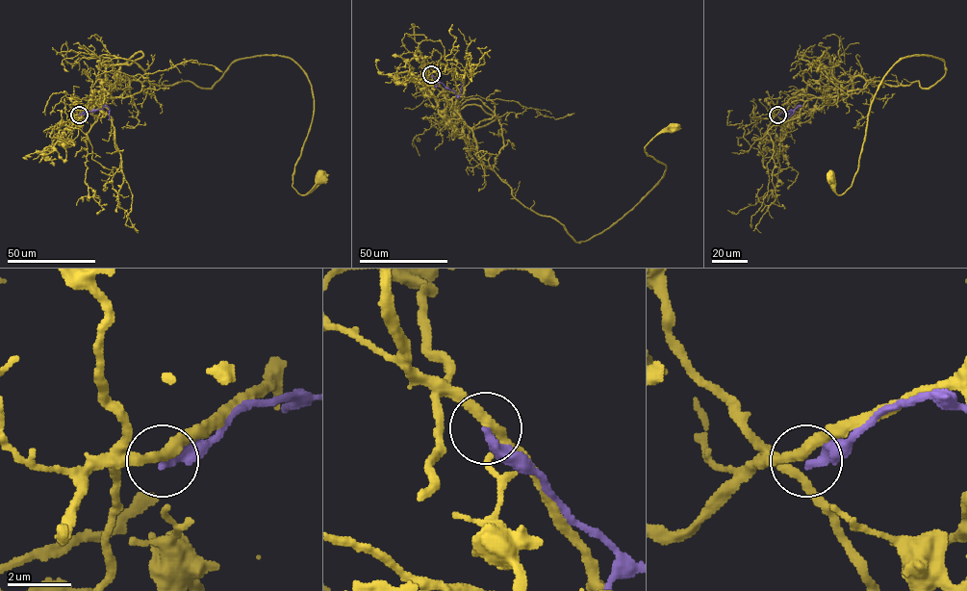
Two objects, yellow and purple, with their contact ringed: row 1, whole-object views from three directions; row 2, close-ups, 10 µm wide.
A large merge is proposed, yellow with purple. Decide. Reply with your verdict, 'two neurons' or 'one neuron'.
two neurons

